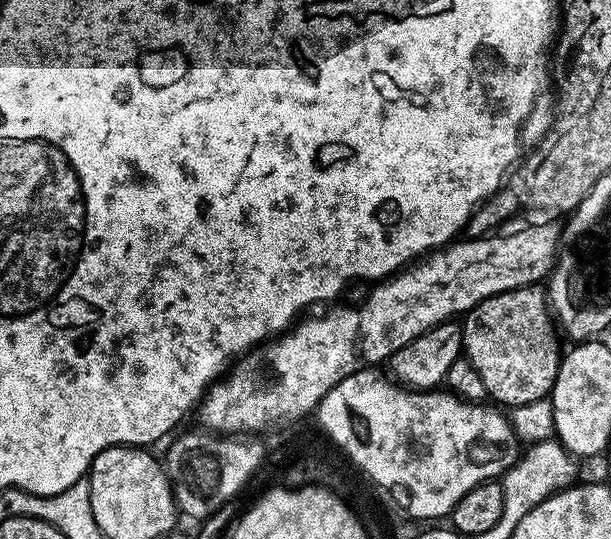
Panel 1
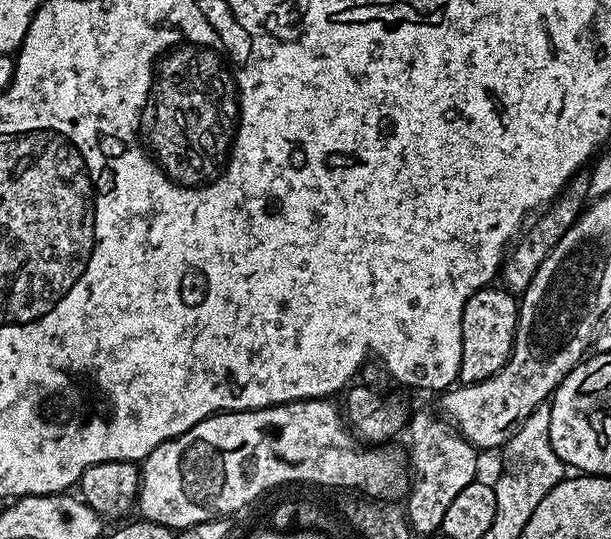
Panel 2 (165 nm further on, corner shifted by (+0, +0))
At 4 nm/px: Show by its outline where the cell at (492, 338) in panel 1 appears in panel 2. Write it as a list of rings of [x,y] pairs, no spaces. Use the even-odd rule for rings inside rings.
[[[500,286],[479,288],[466,302],[462,310],[462,362],[458,373],[461,385],[477,384],[502,370],[512,353],[517,311],[517,297]]]

